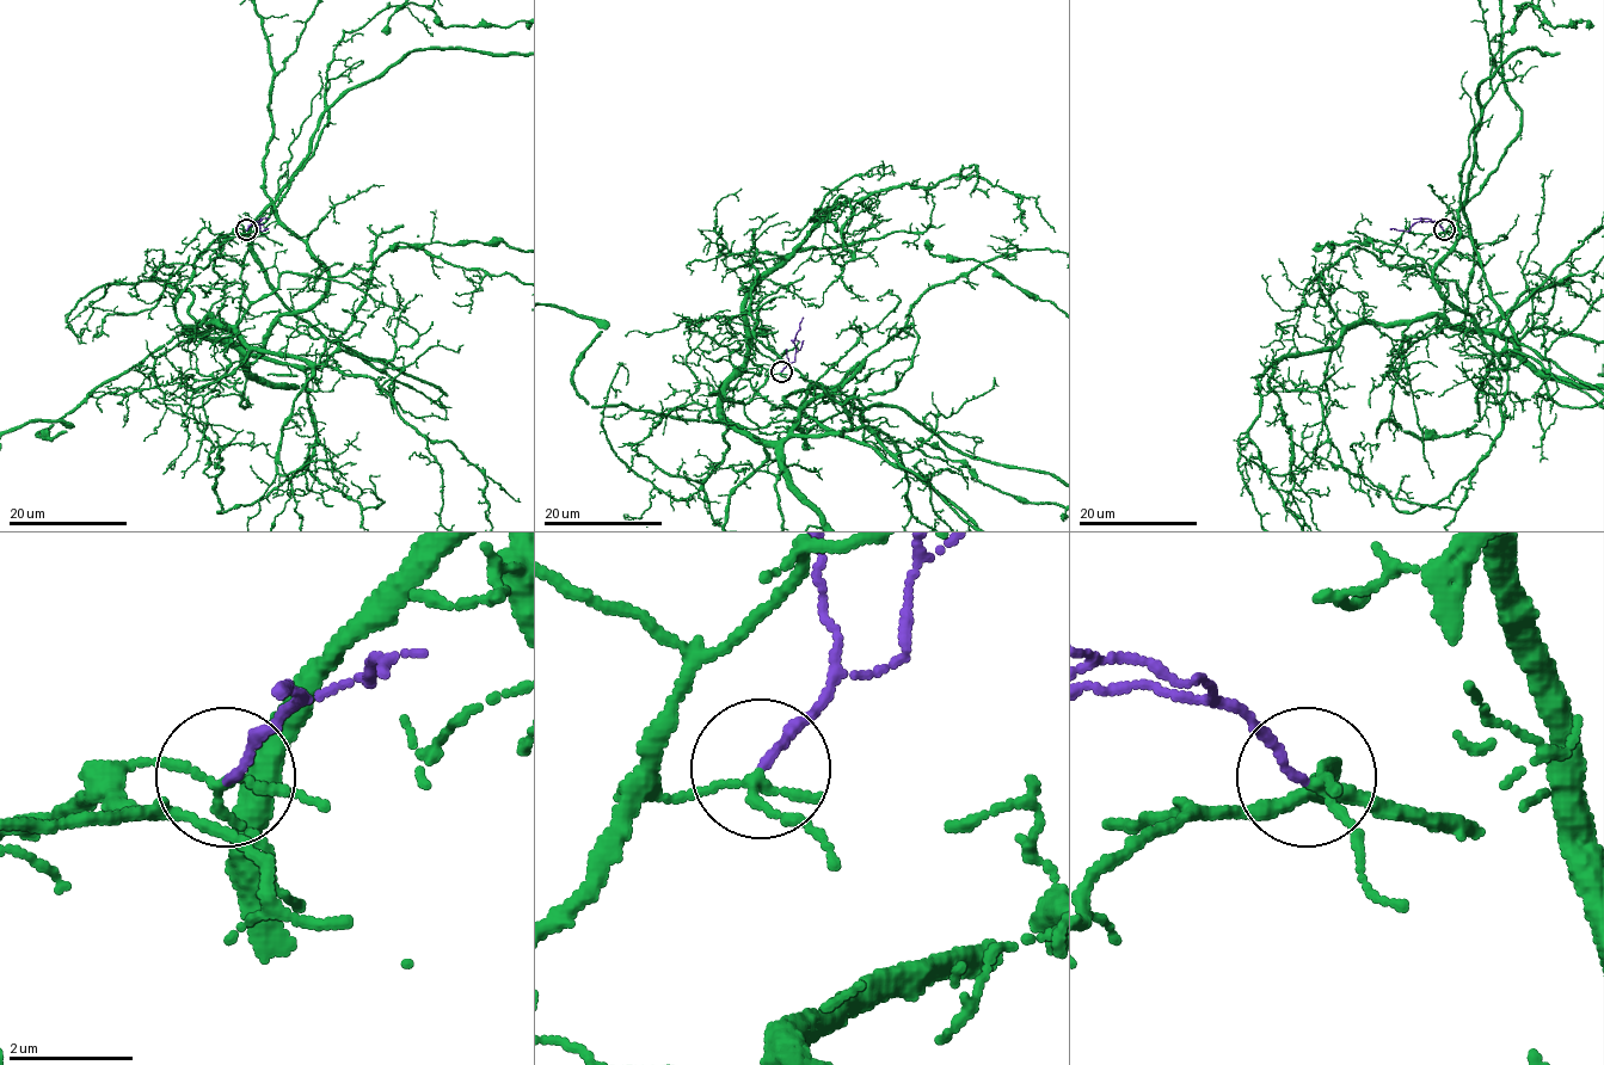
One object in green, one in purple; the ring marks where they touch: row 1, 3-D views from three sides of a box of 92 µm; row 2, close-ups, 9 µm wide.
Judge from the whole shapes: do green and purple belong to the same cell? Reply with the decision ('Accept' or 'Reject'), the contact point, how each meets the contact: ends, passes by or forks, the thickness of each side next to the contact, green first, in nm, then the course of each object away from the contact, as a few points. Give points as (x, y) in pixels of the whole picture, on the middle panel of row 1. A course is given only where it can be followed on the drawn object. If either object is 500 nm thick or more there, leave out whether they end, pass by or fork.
Accept. Place: (781, 371). At the ring green passes by. At the ring purple ends. Thickness 140 nm (green) against 110 nm. Course of green: (781, 371), (749, 404), (712, 393), (716, 422), (591, 406), (573, 369), (600, 327). Course of purple: (781, 371), (793, 362), (793, 343), (804, 316)

